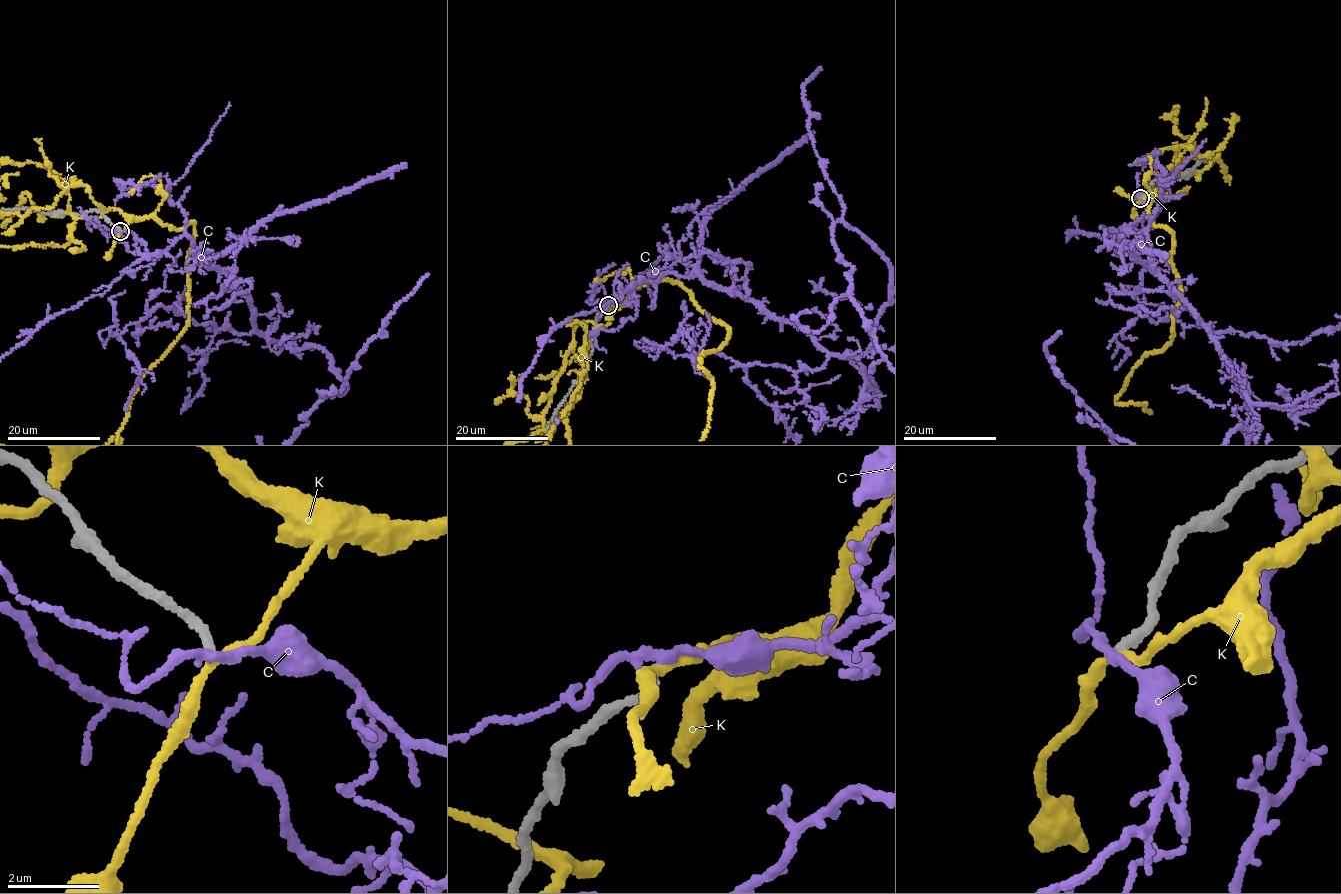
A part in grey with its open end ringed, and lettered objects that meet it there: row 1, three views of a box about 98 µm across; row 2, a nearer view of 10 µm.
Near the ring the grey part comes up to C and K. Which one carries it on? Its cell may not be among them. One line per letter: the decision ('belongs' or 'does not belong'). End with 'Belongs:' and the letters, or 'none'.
C: does not belong
K: does not belong
Belongs: none

